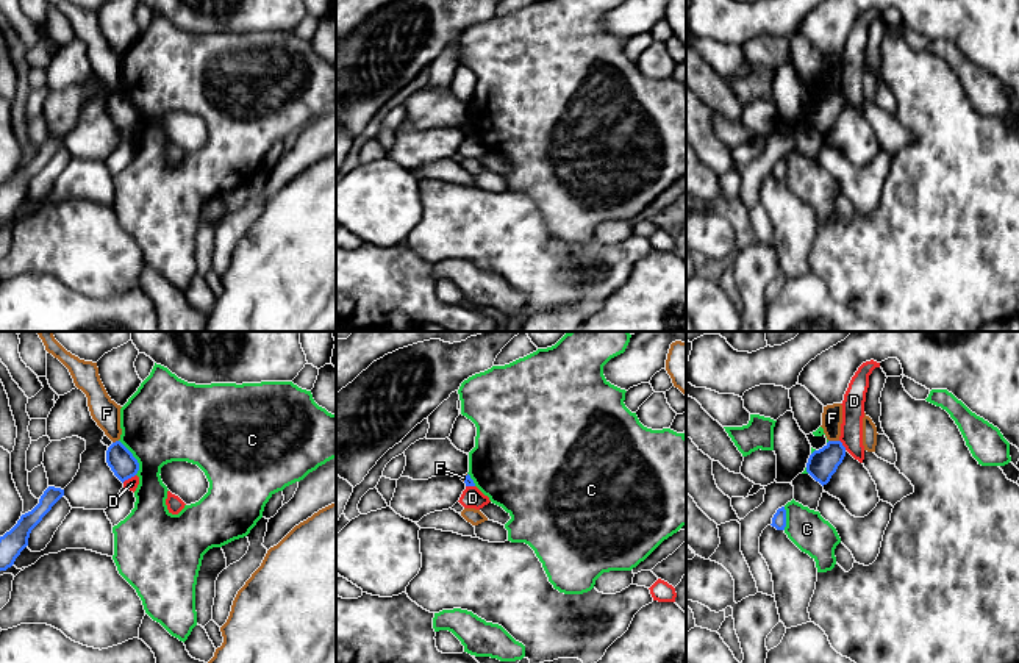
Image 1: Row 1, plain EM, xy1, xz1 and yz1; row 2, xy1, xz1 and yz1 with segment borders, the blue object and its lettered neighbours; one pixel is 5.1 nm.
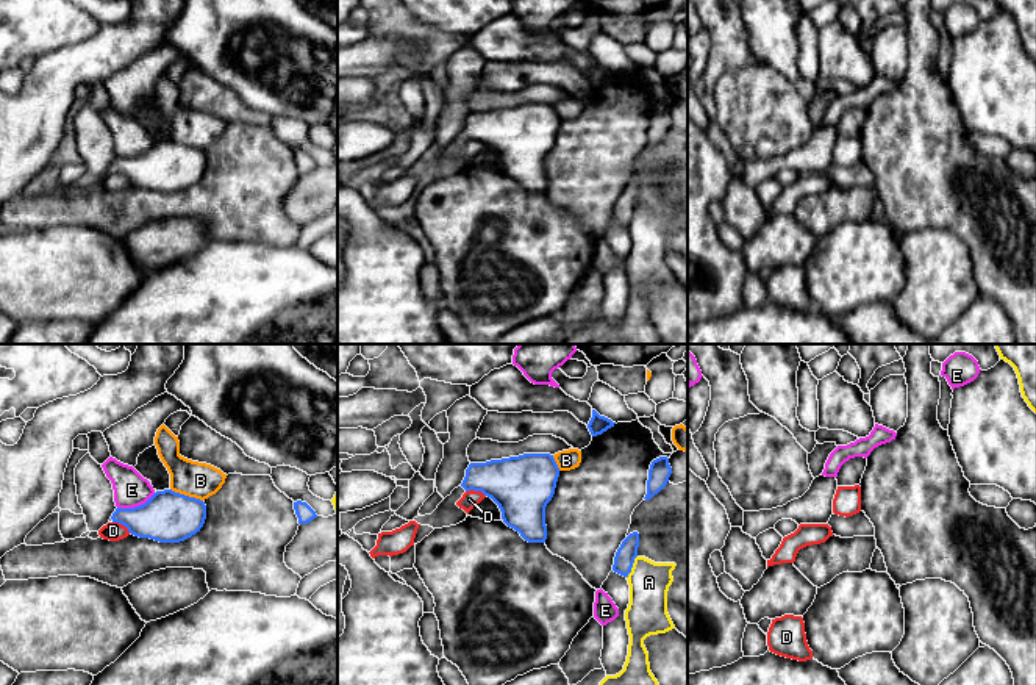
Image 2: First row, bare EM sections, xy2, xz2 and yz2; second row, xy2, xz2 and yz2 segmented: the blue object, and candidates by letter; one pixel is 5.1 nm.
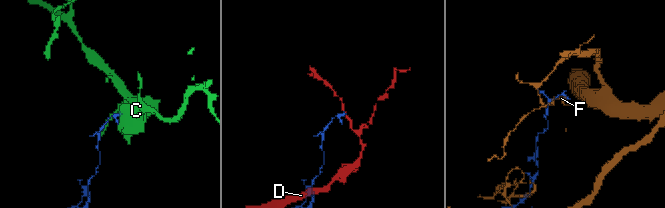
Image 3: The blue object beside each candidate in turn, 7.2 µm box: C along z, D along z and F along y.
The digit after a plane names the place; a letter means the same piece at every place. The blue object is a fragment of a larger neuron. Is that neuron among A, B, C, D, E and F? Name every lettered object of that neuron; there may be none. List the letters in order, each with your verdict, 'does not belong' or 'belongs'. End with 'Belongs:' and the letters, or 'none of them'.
A: does not belong
B: does not belong
C: does not belong
D: does not belong
E: does not belong
F: does not belong
Belongs: none of them

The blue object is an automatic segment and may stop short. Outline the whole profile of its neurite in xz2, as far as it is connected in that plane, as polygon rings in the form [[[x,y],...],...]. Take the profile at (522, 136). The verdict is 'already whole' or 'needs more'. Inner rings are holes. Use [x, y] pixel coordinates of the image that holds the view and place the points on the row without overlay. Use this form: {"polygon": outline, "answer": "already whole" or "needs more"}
{"polygon": [[[523,103],[486,113],[470,113],[463,133],[431,164],[417,166],[420,175],[442,178],[466,170],[456,155],[466,141],[481,141],[502,161],[503,172],[528,192],[545,192],[545,156],[552,150],[559,117],[550,103]]], "answer": "needs more"}

